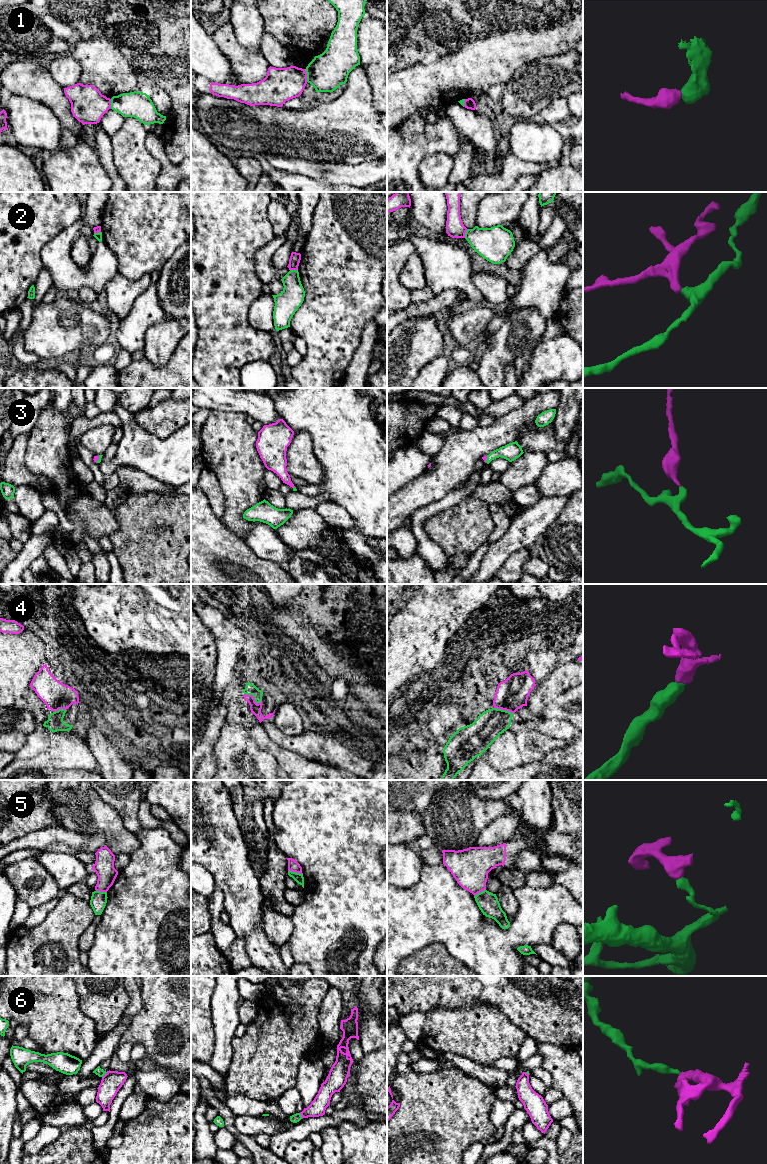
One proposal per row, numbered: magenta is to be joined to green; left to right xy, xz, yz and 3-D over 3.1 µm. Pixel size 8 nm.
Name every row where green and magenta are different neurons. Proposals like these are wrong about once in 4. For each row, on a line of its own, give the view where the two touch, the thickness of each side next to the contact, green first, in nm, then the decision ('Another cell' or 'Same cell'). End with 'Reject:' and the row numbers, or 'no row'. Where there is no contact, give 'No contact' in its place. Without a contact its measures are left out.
1: Touches green in xz. Thickness 300 nm (green) against 280 nm. Another cell
2: Touches green in yz. Thickness 280 nm (green) against 150 nm. Another cell
3: Touches green in xy. Thickness 30 nm (green) against 40 nm. Same cell
4: Touches green in xz. Thickness 90 nm (green) against 90 nm. Same cell
5: Touches green in xz. Thickness 70 nm (green) against 90 nm. Another cell
6: Touches green in xy. Thickness 70 nm (green) against 170 nm. Another cell
Reject: 1, 2, 5, 6

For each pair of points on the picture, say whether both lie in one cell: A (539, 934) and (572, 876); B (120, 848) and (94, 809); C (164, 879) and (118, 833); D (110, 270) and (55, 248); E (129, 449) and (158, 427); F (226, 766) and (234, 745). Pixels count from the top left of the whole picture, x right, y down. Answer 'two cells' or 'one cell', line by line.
A: two cells
B: one cell
C: two cells
D: one cell
E: two cells
F: one cell

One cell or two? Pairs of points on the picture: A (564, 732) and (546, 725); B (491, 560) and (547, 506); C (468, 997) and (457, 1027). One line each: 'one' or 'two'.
A: one
B: one
C: two

